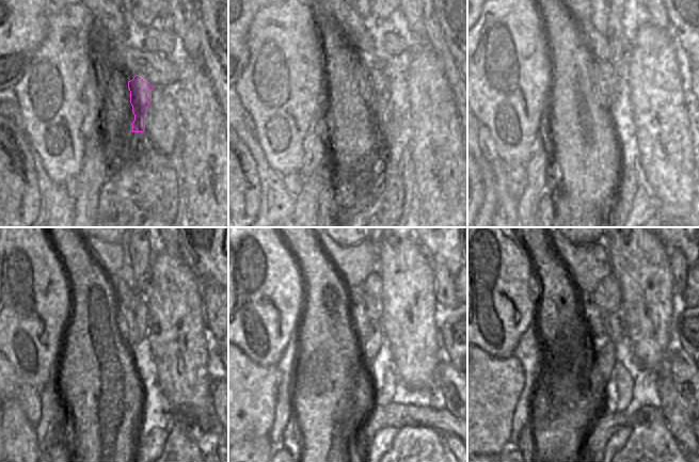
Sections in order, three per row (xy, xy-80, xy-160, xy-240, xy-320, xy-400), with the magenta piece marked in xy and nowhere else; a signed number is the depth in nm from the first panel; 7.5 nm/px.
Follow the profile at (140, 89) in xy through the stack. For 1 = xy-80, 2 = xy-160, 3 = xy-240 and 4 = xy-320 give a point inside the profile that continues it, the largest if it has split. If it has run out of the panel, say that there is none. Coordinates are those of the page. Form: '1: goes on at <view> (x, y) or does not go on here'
1: goes on at xy-80 (377, 82)
2: goes on at xy-160 (606, 75)
3: goes on at xy-240 (127, 316)
4: goes on at xy-320 (361, 322)

